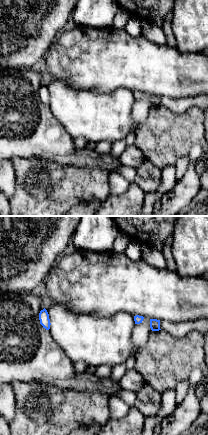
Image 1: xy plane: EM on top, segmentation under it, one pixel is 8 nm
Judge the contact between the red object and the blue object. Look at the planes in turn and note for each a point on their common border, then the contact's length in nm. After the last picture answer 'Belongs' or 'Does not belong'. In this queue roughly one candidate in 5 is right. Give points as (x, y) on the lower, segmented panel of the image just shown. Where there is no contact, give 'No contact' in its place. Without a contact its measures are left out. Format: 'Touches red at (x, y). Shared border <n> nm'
No contact

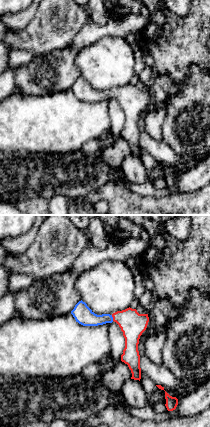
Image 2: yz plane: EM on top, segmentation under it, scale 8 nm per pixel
Touches red at (113, 318). Shared border 50 nm

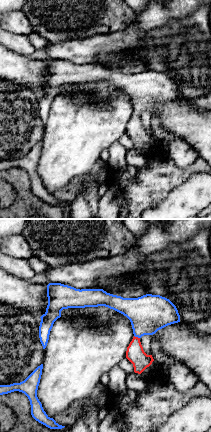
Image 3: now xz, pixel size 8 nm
Touches red at (137, 337). Shared border 50 nm

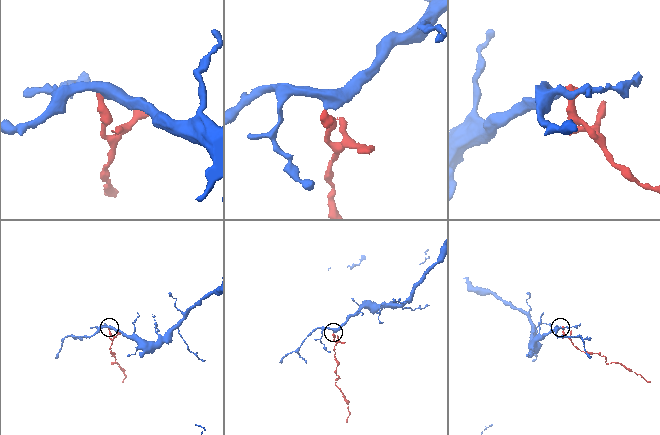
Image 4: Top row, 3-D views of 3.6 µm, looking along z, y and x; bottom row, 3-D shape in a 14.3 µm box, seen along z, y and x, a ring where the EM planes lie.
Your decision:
Belongs

